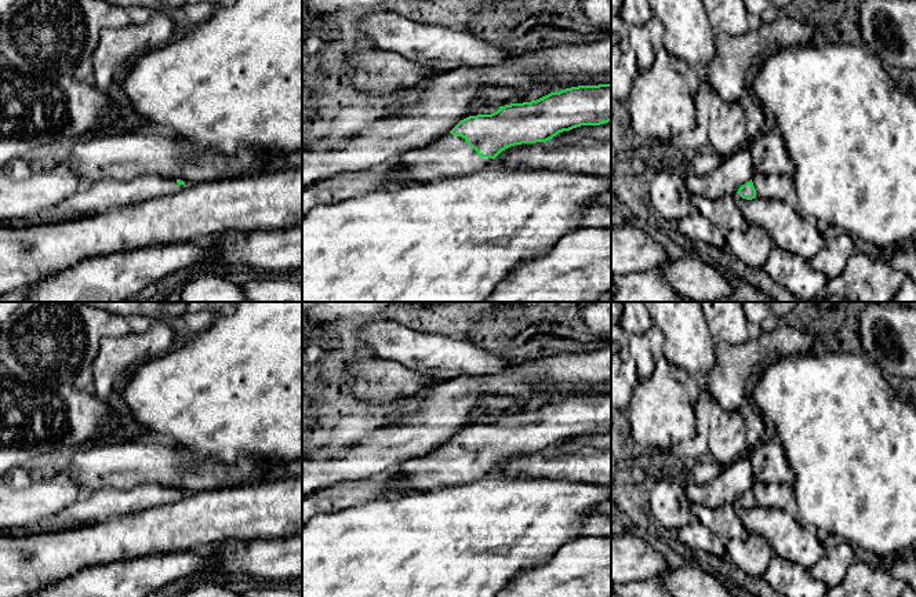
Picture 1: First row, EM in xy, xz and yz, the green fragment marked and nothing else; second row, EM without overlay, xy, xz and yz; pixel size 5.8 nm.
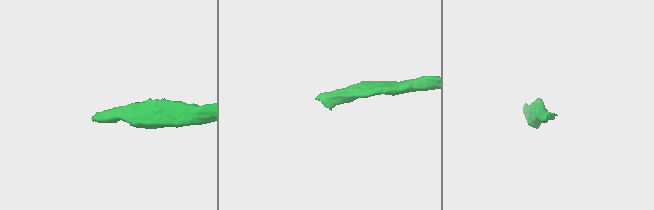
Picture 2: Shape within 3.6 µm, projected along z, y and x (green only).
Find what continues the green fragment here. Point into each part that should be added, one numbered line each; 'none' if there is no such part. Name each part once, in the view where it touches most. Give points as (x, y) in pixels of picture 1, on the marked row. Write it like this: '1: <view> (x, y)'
1: xz (450, 156)

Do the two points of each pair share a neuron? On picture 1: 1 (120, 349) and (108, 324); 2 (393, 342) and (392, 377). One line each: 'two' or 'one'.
1: two
2: two

